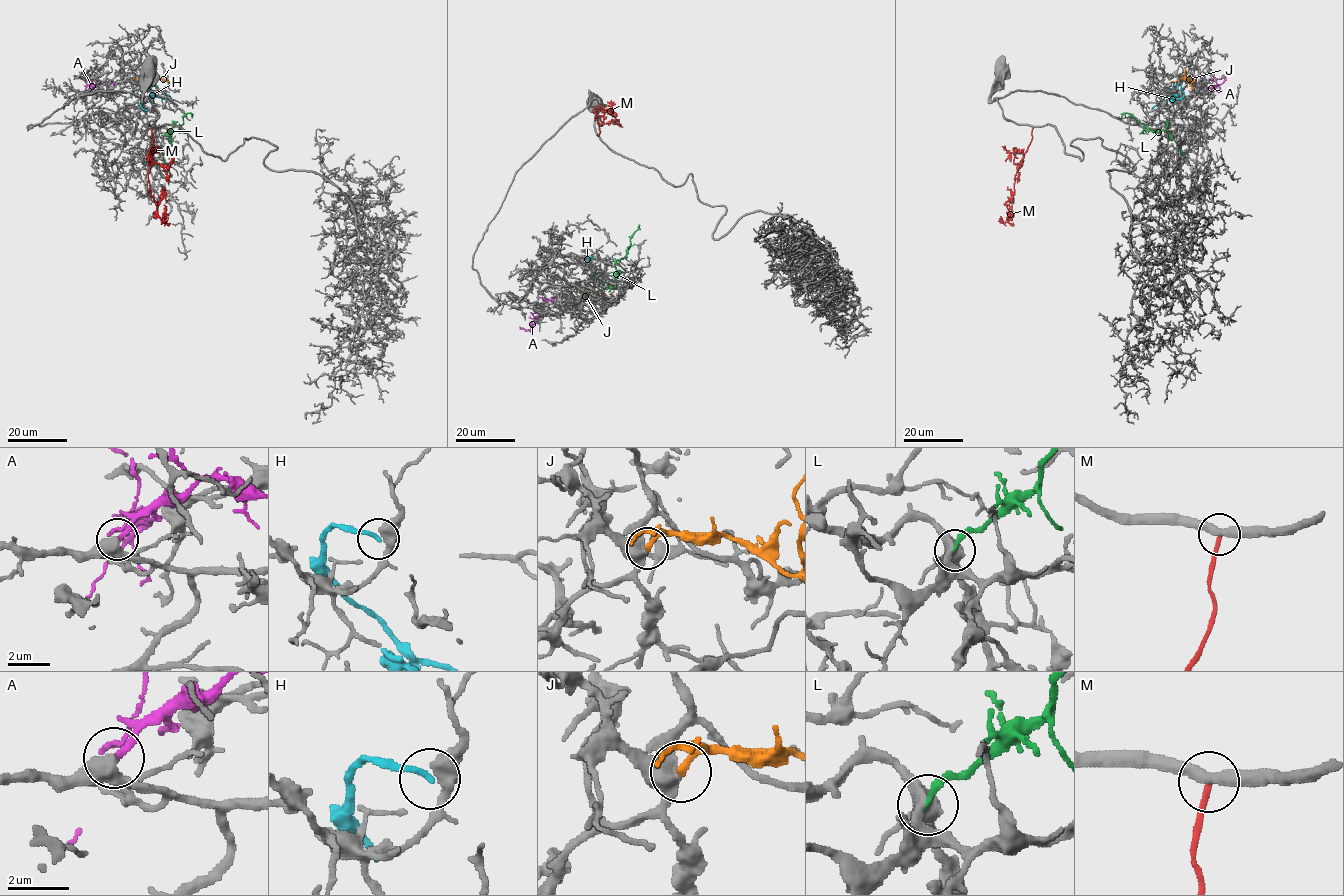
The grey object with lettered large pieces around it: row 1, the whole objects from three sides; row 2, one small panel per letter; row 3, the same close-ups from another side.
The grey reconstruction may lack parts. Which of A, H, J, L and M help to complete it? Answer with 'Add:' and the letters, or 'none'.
Add: J

